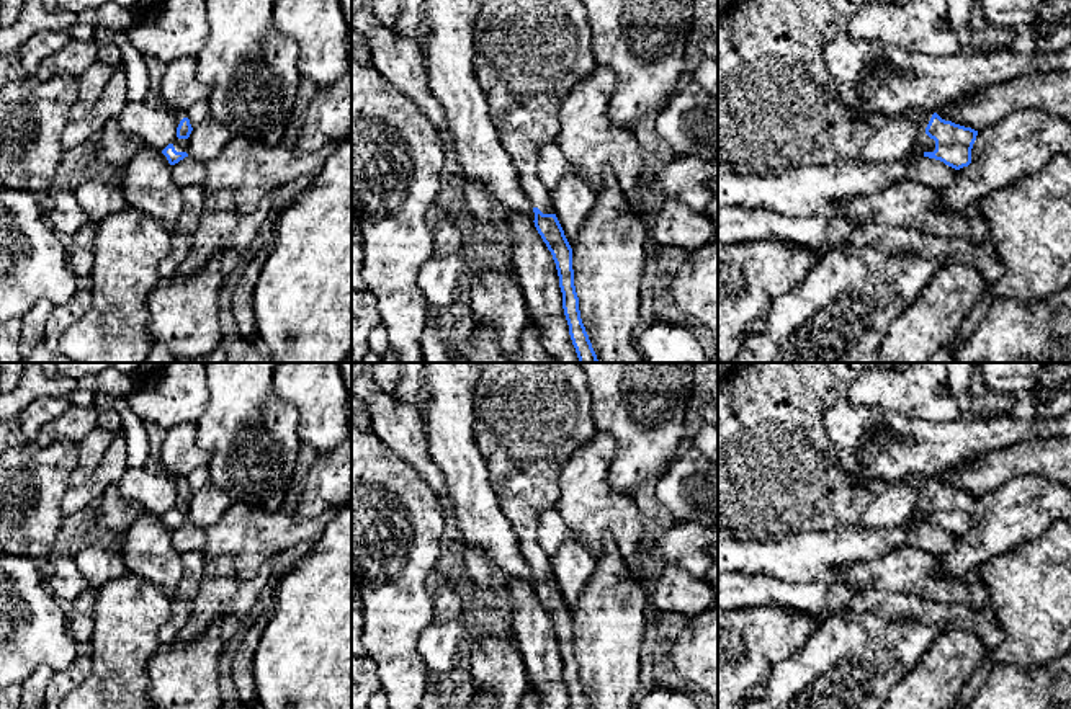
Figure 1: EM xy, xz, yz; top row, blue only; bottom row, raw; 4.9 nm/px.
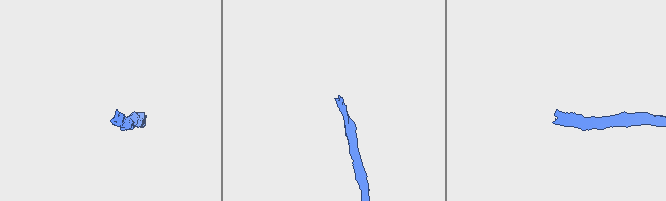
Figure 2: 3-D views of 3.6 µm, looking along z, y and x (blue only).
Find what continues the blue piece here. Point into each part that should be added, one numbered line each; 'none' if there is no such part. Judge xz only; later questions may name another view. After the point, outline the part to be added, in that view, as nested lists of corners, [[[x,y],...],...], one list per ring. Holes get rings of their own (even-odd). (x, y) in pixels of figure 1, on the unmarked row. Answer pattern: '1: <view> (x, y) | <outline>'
1: xz (530, 417) | [[[479,363],[474,413],[474,441],[484,456],[491,485],[515,531],[522,555],[533,573],[543,580],[554,580],[551,557],[538,544],[538,518],[544,510],[556,508],[559,474],[566,461],[590,443],[598,430],[592,417],[587,377],[577,363]]]

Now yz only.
1: yz (921, 482) | [[[906,475],[901,480],[919,490],[917,505],[912,510],[911,515],[917,515],[921,518],[934,518],[935,516],[935,506],[930,505],[925,500],[925,493],[927,493],[934,477],[929,477],[929,475]]]

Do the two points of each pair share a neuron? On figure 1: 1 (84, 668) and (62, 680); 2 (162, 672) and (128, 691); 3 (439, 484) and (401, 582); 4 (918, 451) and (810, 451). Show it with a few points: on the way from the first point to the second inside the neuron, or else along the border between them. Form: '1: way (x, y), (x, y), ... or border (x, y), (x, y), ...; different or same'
1: way (79, 670), (67, 680); same
2: border (159, 646), (147, 665), (146, 691); different
3: border (411, 464), (442, 502); different
4: border (823, 415), (823, 425), (837, 461), (851, 474); different

